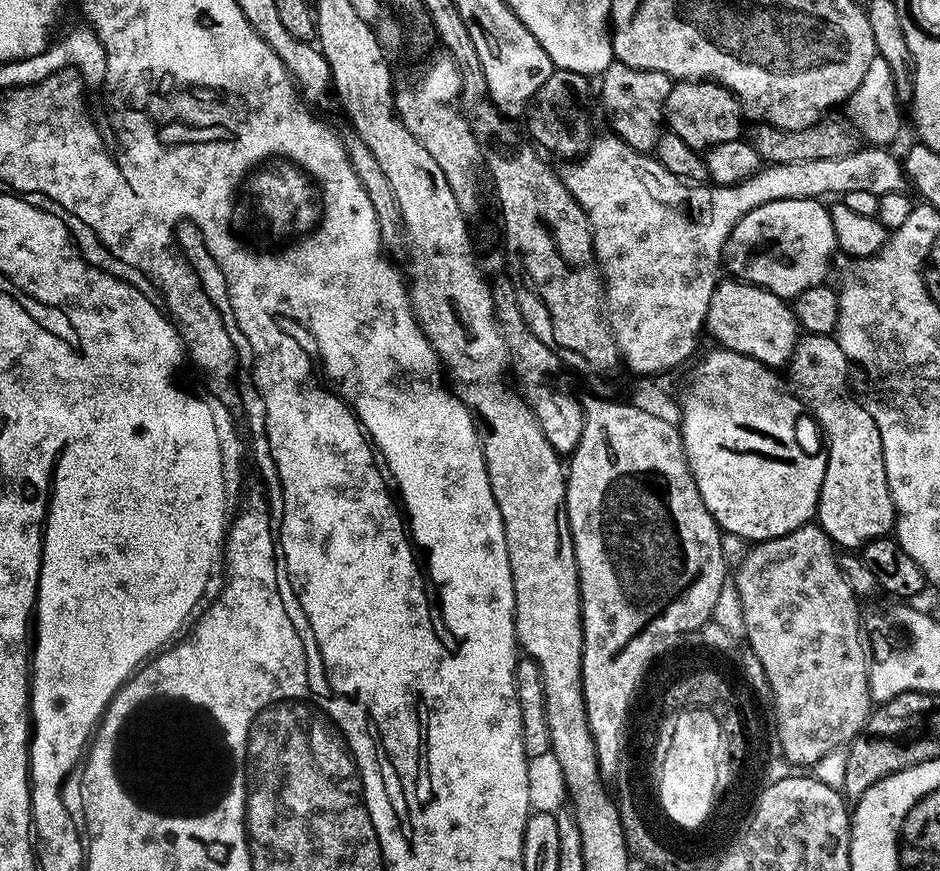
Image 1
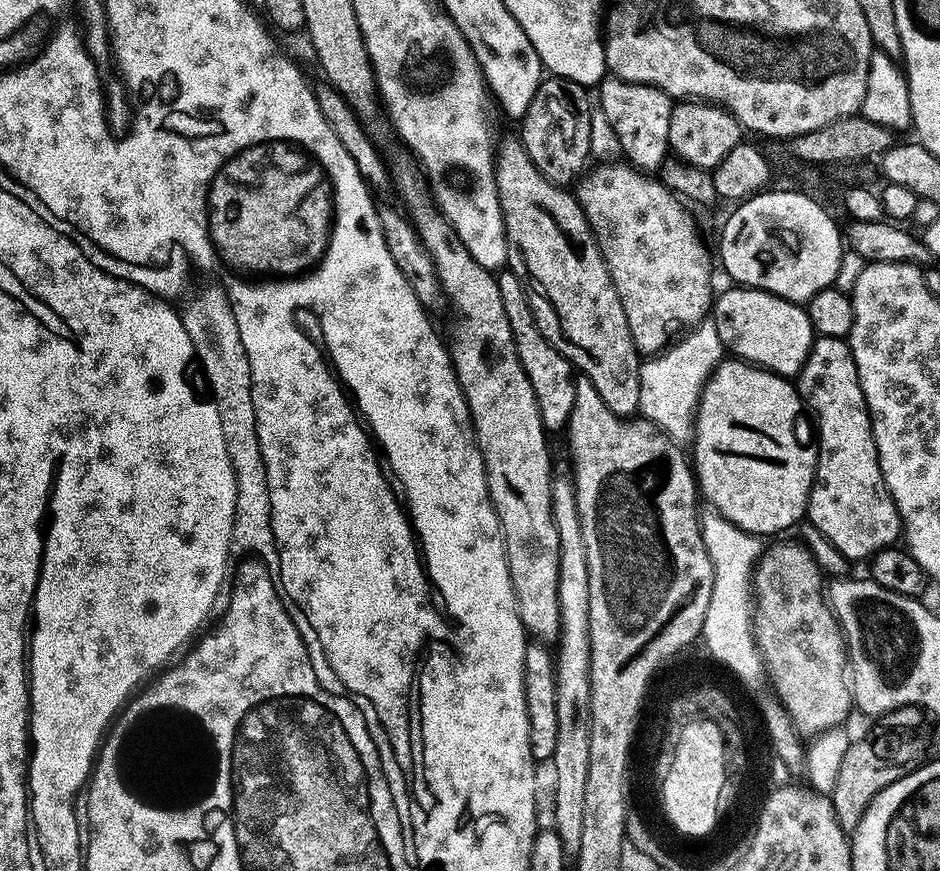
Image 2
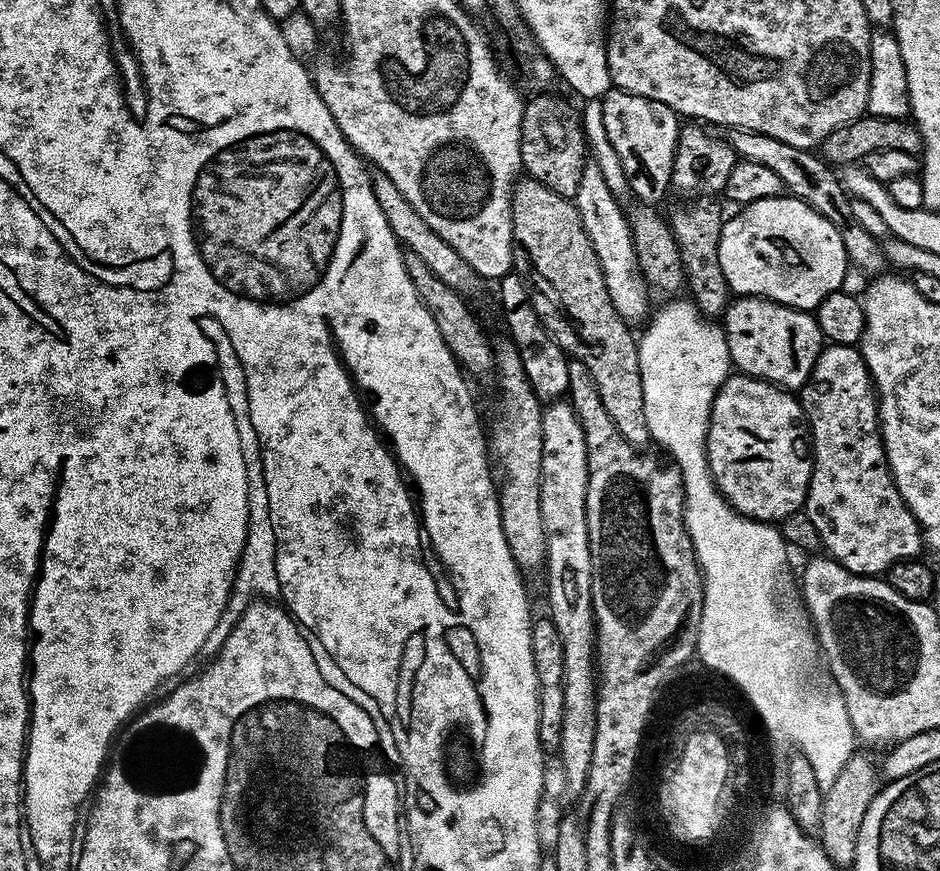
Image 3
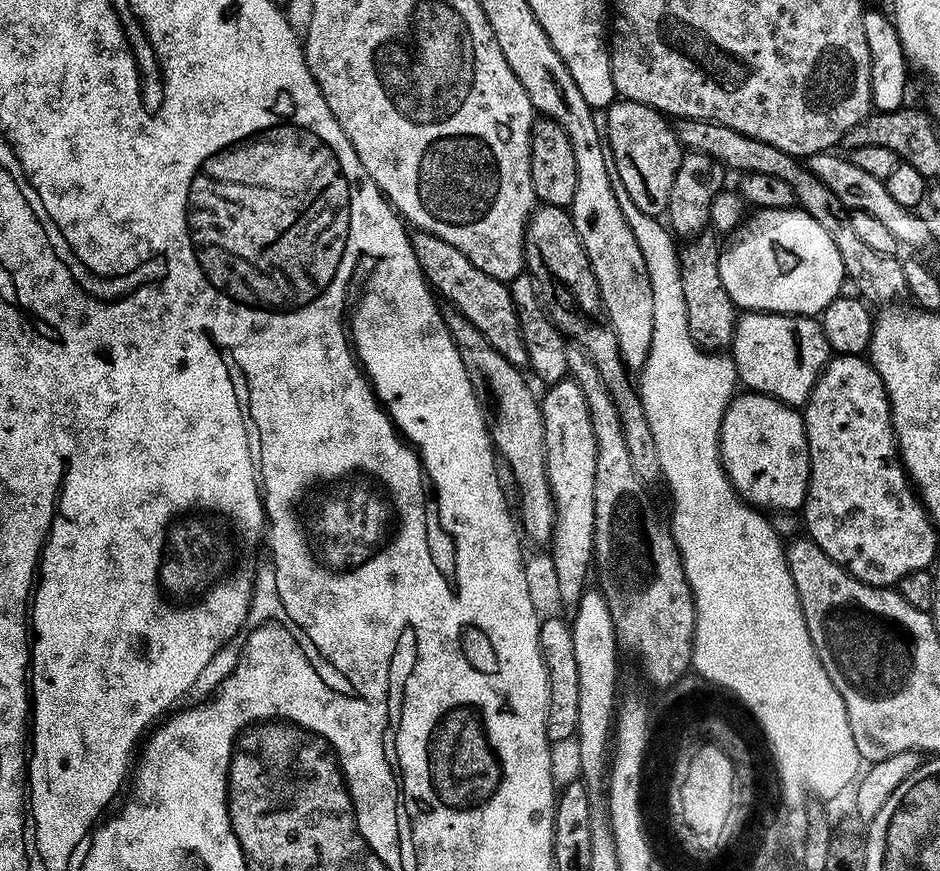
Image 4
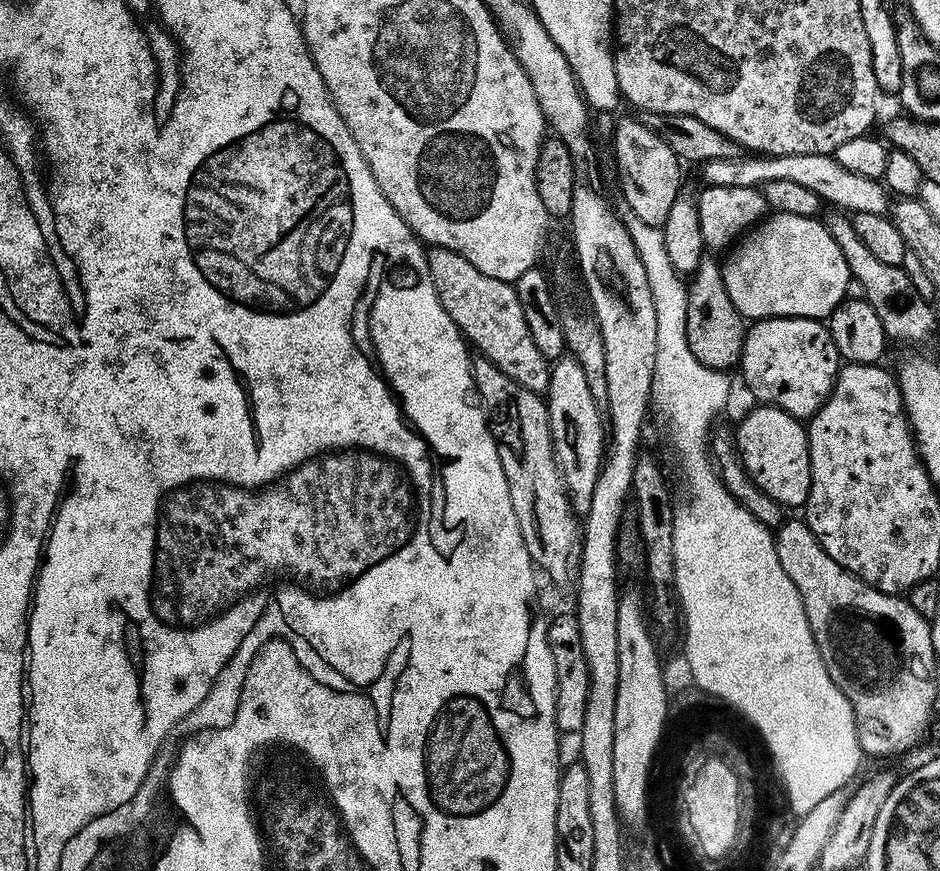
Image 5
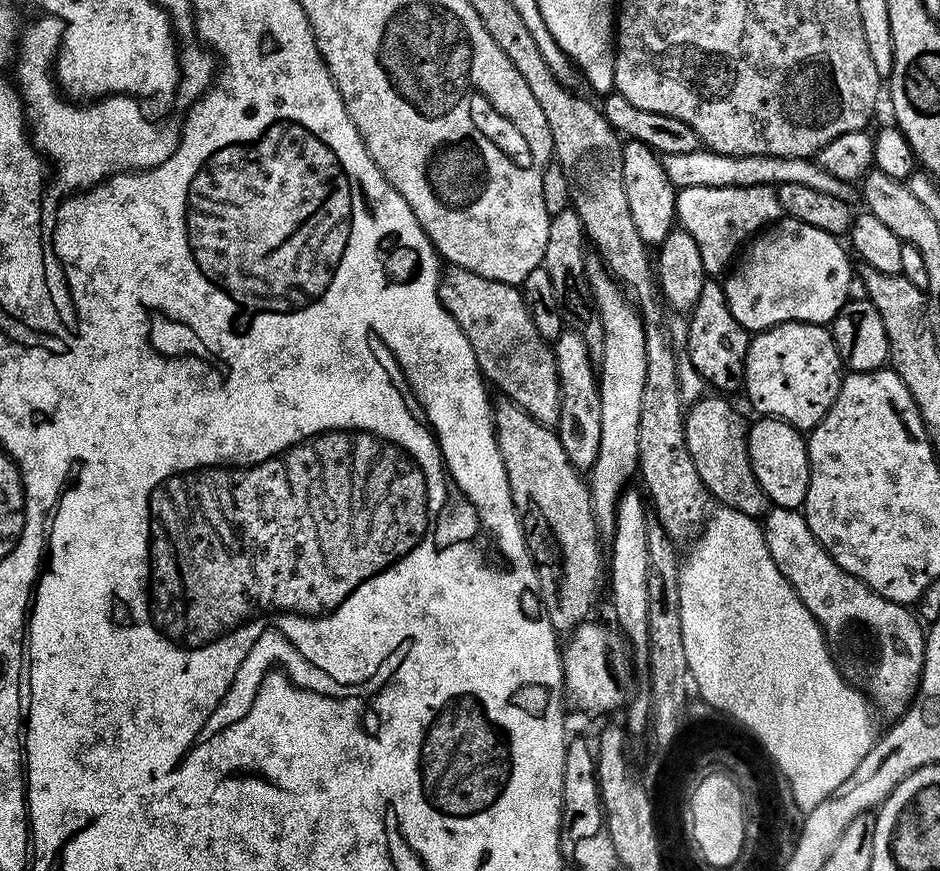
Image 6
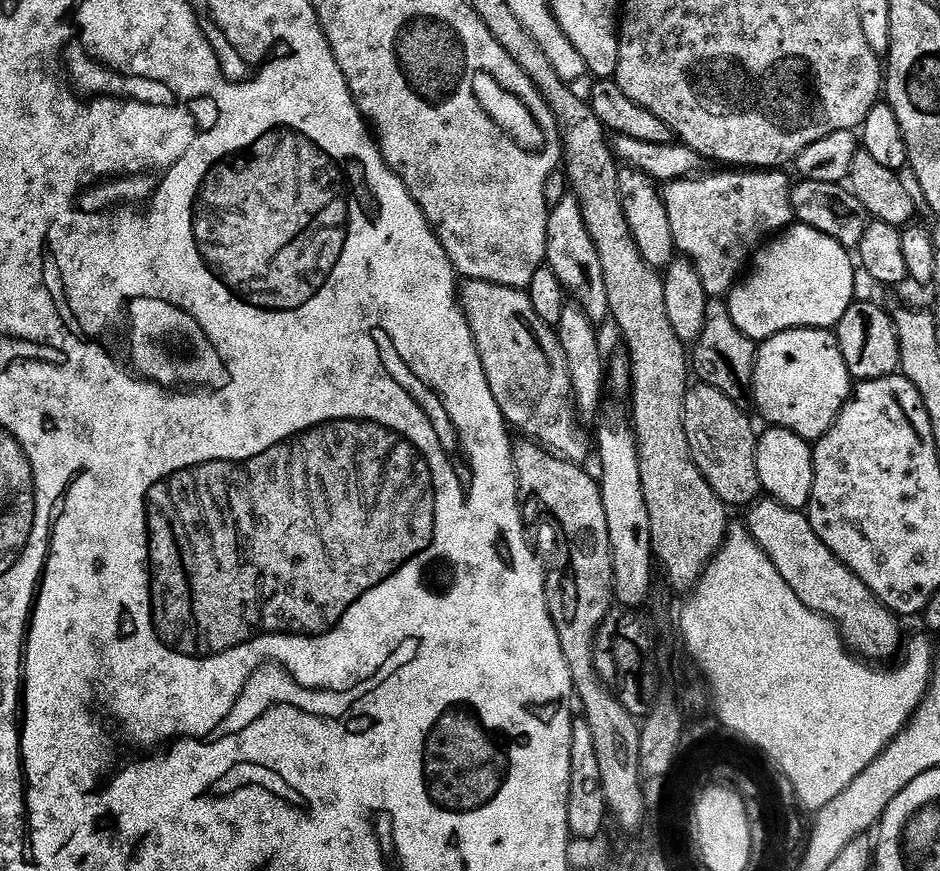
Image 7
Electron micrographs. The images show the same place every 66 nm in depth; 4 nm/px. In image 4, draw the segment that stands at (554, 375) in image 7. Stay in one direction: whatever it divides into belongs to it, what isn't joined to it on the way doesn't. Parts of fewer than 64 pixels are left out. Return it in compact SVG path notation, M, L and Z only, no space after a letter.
M416 230L410 237L414 258L418 258L418 266L433 293L441 301L449 300L451 307L465 316L486 338L486 342L490 342L490 346L494 346L494 350L506 358L506 362L517 366L527 365L526 346L522 342L522 332L508 284L478 270L478 266L474 266L474 262L470 262L462 250L450 246L450 242L442 242L442 238L434 238L434 234Z

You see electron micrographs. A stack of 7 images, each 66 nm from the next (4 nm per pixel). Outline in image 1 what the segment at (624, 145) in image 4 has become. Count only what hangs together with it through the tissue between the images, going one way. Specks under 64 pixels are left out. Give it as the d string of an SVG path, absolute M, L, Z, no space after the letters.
M613 62L605 69L598 82L600 100L608 111L609 122L612 123L611 131L636 151L651 153L666 120L664 104L668 101L674 83L672 77L661 72L638 70Z

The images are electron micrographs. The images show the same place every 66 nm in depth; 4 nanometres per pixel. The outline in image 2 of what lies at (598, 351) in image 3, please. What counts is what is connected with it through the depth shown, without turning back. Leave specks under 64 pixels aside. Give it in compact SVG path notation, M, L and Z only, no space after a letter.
M512 134L503 143L500 142L496 149L496 185L498 186L498 198L500 199L500 209L502 210L502 218L504 219L504 237L508 239L509 249L520 251L520 265L514 268L514 271L521 280L524 281L525 288L537 301L548 299L548 304L552 307L552 312L556 315L556 320L560 323L560 332L547 333L548 341L563 354L565 358L572 363L573 368L579 370L583 376L590 378L590 382L598 390L598 394L602 398L602 402L606 402L606 406L610 406L610 410L614 410L614 414L625 418L632 418L640 411L640 365L642 363L641 353L636 350L636 343L630 334L630 322L626 318L626 310L624 303L620 301L618 290L612 281L612 275L608 269L608 264L604 260L604 254L601 245L598 243L598 236L595 236L593 225L588 223L588 217L584 215L584 210L580 206L579 199L575 195L572 196L567 187L550 182L538 170L538 166L534 166L534 162L530 162L530 154L526 154L526 150L522 146L519 135Z

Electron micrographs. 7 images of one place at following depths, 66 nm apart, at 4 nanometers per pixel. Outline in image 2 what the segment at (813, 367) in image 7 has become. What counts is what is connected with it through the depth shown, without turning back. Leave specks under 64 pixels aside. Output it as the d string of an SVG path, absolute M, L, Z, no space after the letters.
M728 286L724 293L715 297L710 309L710 319L718 330L718 338L724 343L725 349L733 357L747 360L769 372L777 372L779 376L789 378L799 377L802 366L812 349L814 333L807 311L801 305L783 300L772 292L764 292L761 288L745 288L743 286Z

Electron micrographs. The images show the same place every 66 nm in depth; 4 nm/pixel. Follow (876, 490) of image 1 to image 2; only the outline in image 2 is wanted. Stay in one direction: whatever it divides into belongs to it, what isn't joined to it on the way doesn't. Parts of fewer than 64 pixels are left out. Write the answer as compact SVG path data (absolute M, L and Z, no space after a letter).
M816 336L798 377L803 407L816 415L820 450L816 479L808 495L806 520L813 523L845 558L867 561L901 539L900 512L882 478L872 419L862 394L858 366L847 339Z

